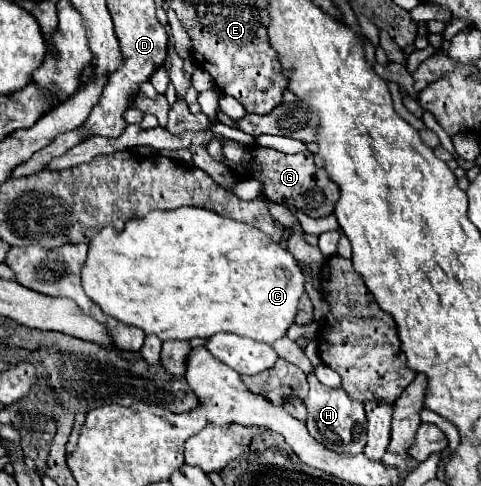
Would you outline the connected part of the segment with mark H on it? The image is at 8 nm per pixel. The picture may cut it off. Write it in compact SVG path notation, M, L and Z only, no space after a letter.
M308 375L310 383L310 393L304 399L308 407L308 431L310 435L320 441L326 449L332 449L336 453L362 453L366 445L366 415L364 415L364 405L360 401L352 401L346 391L340 389L330 389L322 385L316 375Z

